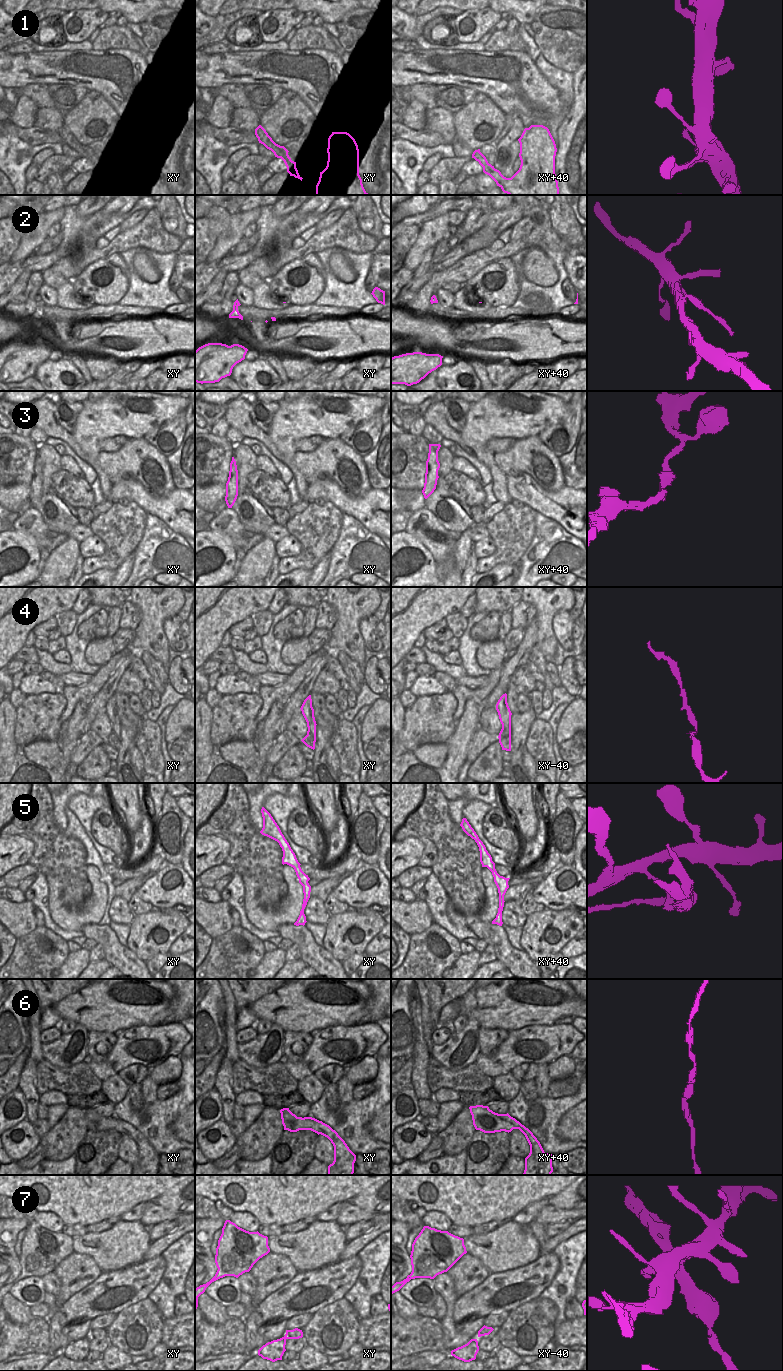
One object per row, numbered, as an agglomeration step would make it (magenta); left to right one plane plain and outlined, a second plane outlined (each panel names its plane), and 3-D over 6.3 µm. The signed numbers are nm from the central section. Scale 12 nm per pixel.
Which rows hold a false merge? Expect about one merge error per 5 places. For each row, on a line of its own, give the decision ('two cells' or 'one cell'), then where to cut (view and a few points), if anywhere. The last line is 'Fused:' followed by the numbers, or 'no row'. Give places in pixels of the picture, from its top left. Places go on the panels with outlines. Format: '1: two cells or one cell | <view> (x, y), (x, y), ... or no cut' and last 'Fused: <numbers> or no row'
1: one cell | no cut
2: two cells | xy (233, 306), (237, 307)
3: one cell | no cut
4: one cell | no cut
5: one cell | no cut
6: one cell | no cut
7: two cells | xy (301, 1331), (294, 1335), (285, 1336)
Fused: 2, 7

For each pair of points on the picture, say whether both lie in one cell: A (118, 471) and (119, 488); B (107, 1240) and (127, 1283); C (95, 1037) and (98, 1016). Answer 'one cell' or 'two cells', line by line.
A: two cells
B: two cells
C: two cells

